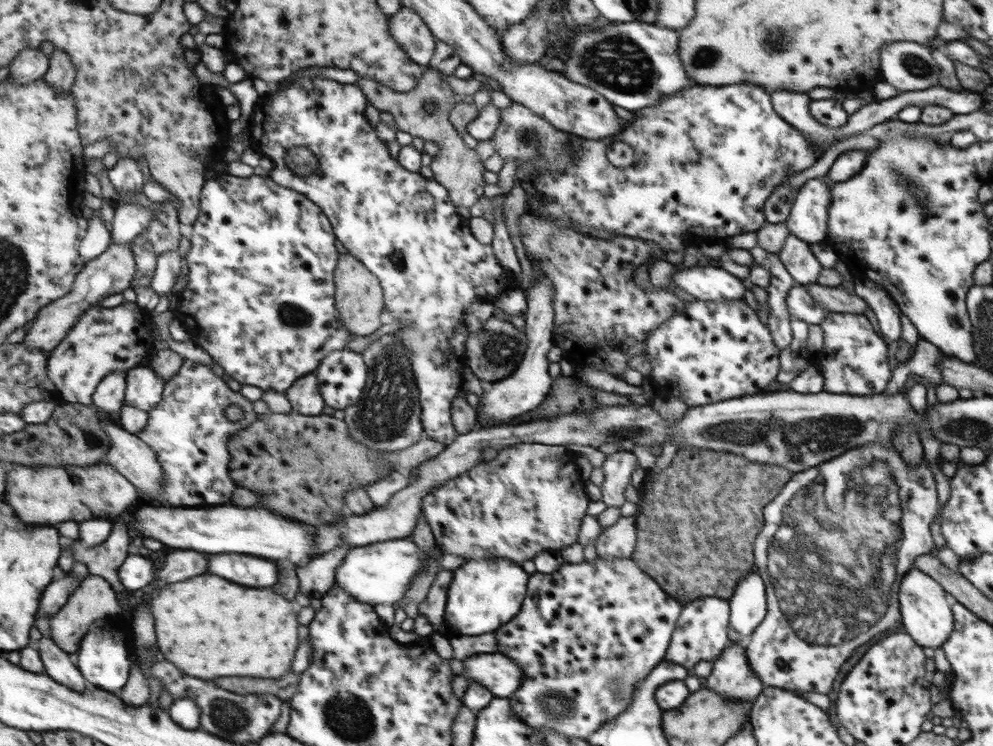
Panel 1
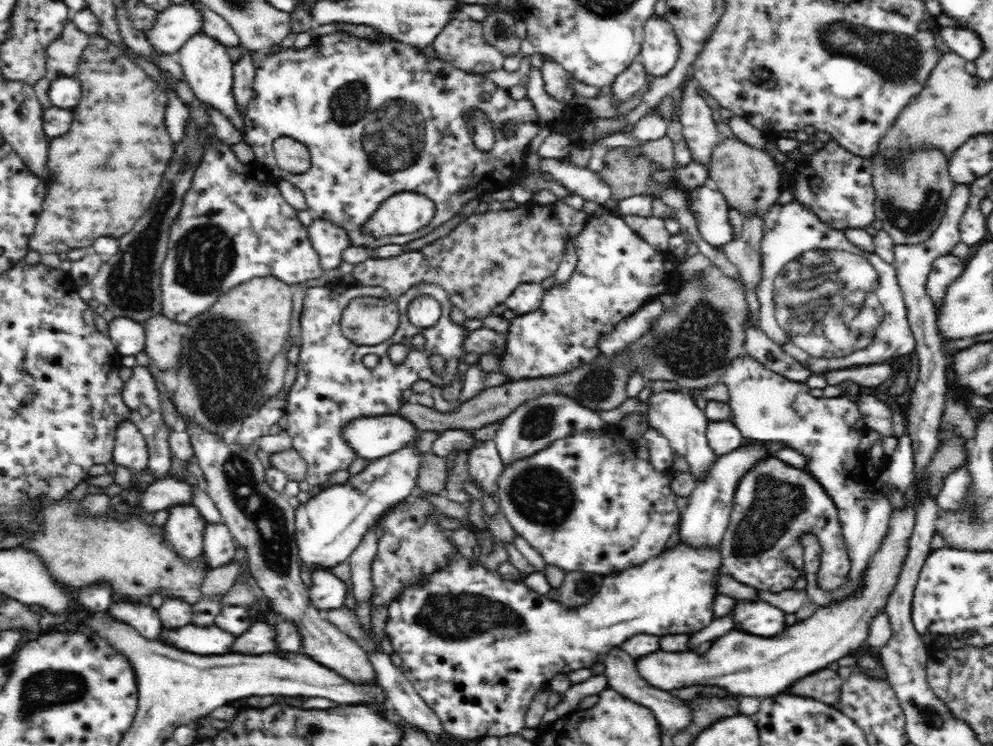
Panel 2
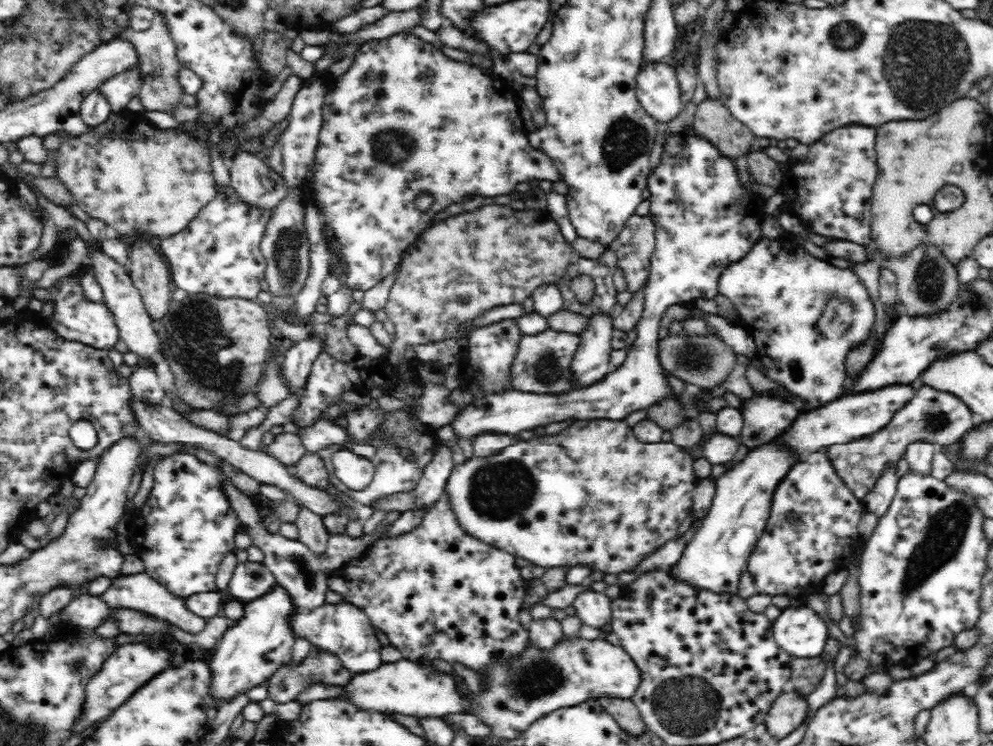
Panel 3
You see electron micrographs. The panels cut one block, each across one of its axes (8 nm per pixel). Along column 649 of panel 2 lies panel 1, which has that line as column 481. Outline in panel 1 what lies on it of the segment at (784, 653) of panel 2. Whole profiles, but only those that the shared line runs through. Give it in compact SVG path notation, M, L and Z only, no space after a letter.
M499 652L475 654L461 663L464 676L483 685L494 697L507 699L519 690L524 680L516 661Z

